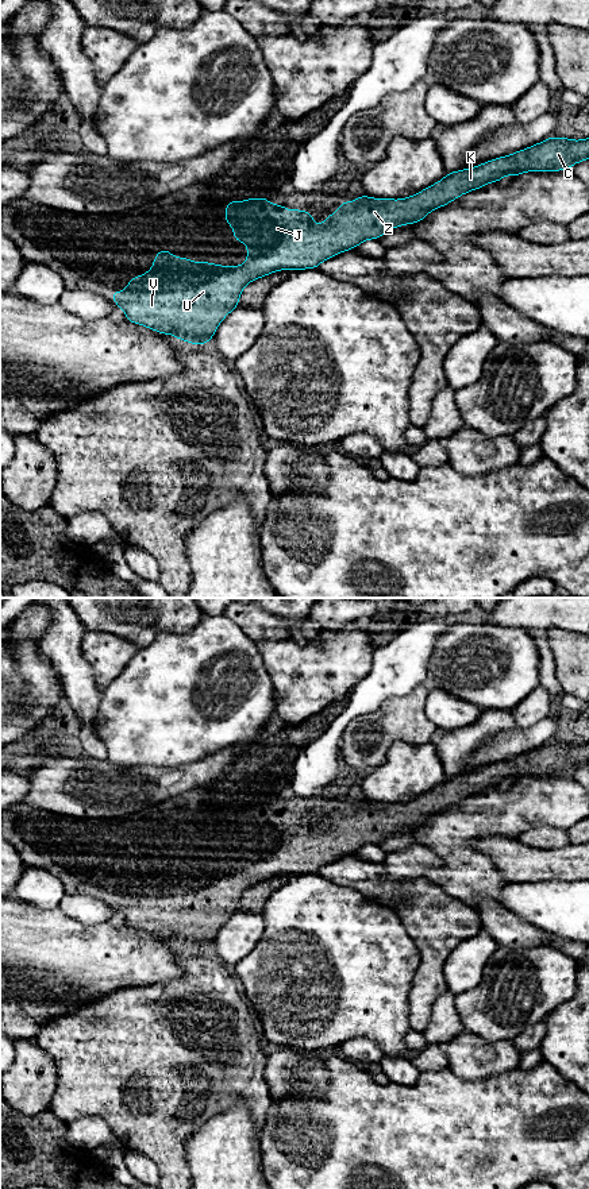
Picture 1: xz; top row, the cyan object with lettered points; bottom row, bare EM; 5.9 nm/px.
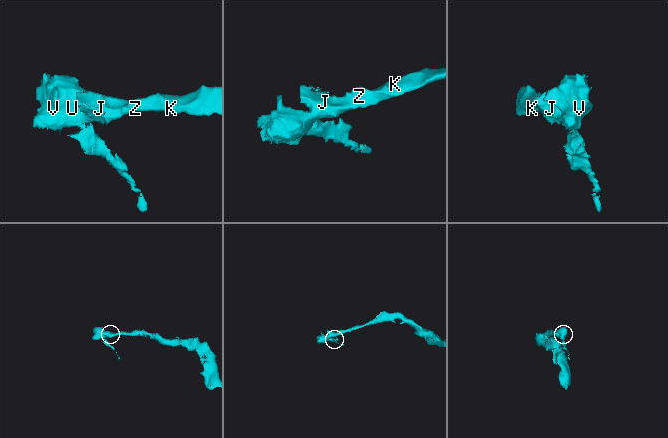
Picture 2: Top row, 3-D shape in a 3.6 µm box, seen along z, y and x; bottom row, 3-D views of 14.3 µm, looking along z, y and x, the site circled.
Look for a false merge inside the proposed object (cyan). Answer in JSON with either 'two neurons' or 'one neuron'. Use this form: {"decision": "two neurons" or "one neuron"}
{"decision": "one neuron"}

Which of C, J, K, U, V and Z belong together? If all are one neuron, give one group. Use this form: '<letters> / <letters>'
C J K U V Z

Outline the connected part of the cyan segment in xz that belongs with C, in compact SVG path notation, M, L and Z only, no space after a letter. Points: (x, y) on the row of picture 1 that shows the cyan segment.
M551 136L538 144L511 155L500 157L471 169L447 173L424 190L401 200L372 198L366 194L353 202L340 201L339 211L327 216L323 224L313 224L313 213L288 211L267 202L267 197L226 202L226 224L234 227L234 240L247 244L247 260L242 266L195 263L189 258L174 258L166 248L158 251L150 271L130 278L123 292L112 292L112 301L126 313L126 321L140 324L162 335L172 333L189 344L208 344L223 319L239 305L243 287L261 277L278 270L317 269L319 265L343 251L353 250L367 239L377 240L385 232L421 221L431 211L450 204L459 196L480 189L509 174L526 171L570 170L577 162L589 158L589 138L571 140Z

